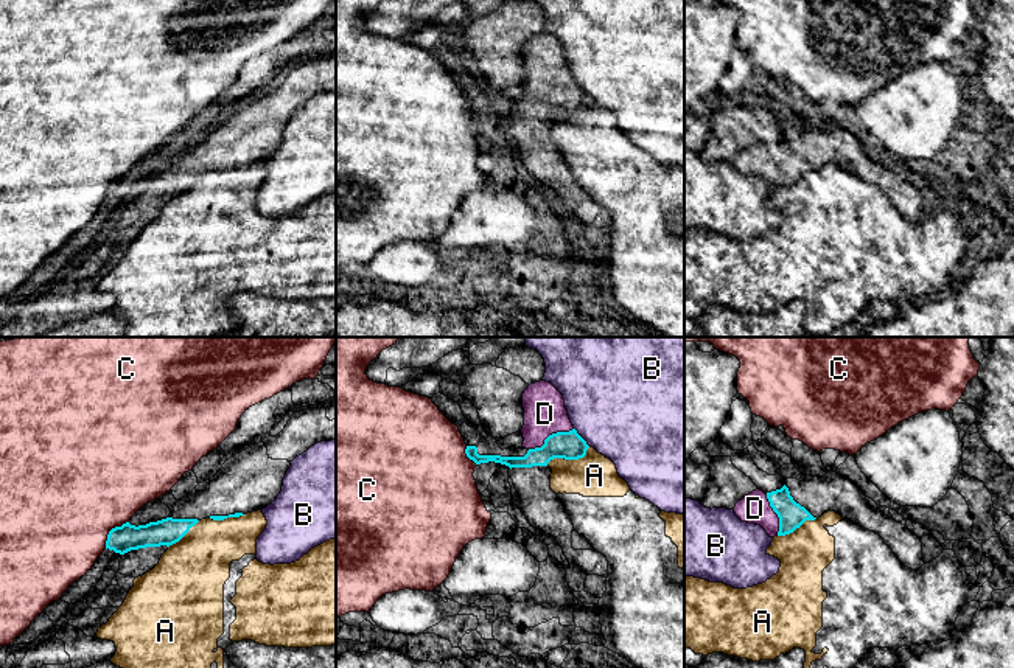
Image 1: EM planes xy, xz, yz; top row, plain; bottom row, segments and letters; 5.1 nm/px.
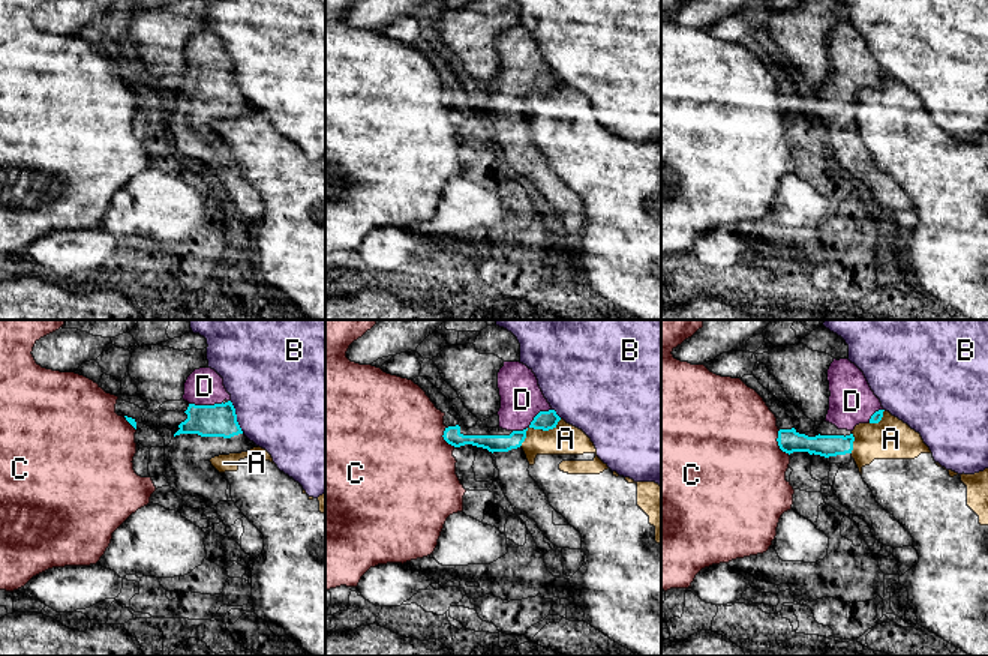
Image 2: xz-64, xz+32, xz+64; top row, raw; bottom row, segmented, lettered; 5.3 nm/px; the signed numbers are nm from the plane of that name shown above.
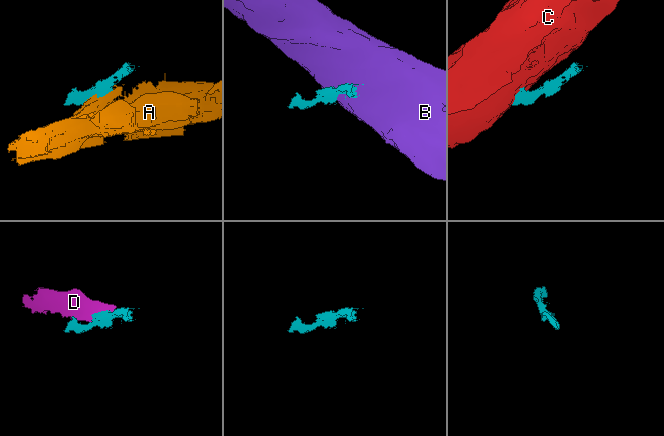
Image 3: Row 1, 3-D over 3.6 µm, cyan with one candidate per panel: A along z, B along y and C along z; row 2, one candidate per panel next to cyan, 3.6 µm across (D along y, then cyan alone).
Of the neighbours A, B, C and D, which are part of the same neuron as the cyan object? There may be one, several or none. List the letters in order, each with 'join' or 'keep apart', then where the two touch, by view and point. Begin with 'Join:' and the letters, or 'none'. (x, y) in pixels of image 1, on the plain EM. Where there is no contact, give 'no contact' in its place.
Join: D
A: keep apart | xz (569, 111)
B: keep apart | xz (580, 89)
C: keep apart | xy (111, 182)
D: join | xz (549, 87)

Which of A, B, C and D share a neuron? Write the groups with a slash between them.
A / B / C / D

